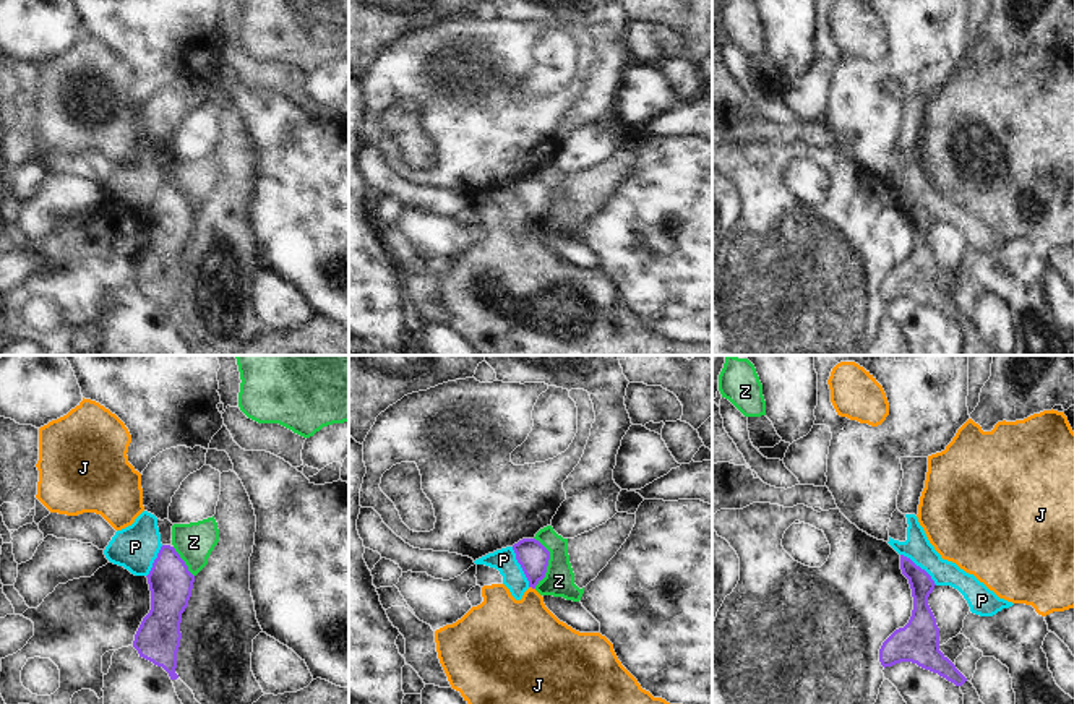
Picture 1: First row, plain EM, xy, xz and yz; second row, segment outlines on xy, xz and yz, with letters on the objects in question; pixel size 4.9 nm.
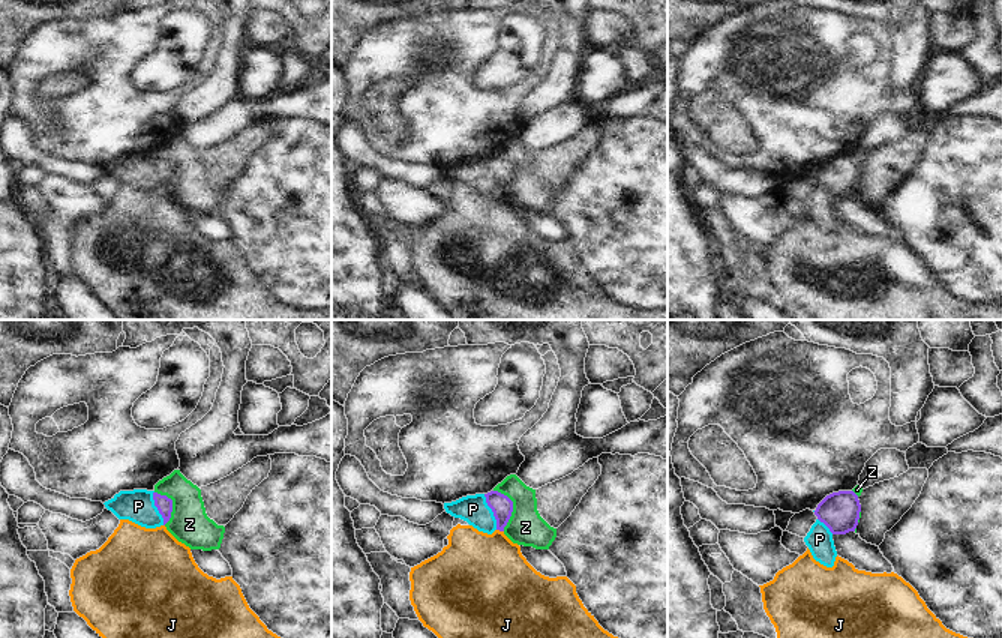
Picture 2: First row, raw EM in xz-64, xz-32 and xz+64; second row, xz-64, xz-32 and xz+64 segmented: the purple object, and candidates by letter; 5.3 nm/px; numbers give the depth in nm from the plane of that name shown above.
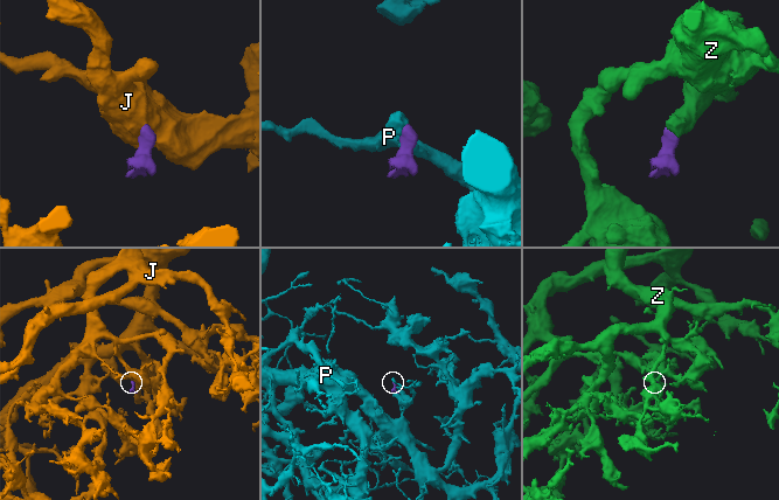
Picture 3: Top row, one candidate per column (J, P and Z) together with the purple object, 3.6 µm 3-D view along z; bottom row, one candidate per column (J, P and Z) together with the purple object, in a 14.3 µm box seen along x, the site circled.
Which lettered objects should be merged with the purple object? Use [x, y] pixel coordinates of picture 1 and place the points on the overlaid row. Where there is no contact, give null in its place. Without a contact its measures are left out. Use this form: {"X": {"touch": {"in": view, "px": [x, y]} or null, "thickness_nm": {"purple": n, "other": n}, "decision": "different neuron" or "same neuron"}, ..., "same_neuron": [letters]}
{"J": {"touch": {"in": "xz", "px": [532, 588]}, "thickness_nm": {"purple": 150, "other": 360}, "decision": "different neuron"}, "P": {"touch": {"in": "xz", "px": [521, 566]}, "thickness_nm": {"purple": 150, "other": 120}, "decision": "different neuron"}, "Z": {"touch": {"in": "xz", "px": [547, 563]}, "thickness_nm": {"purple": 150, "other": 150}, "decision": "different neuron"}, "same_neuron": []}

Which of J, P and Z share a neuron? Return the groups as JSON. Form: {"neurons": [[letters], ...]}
{"neurons": [["J"], ["P"], ["Z"]]}

